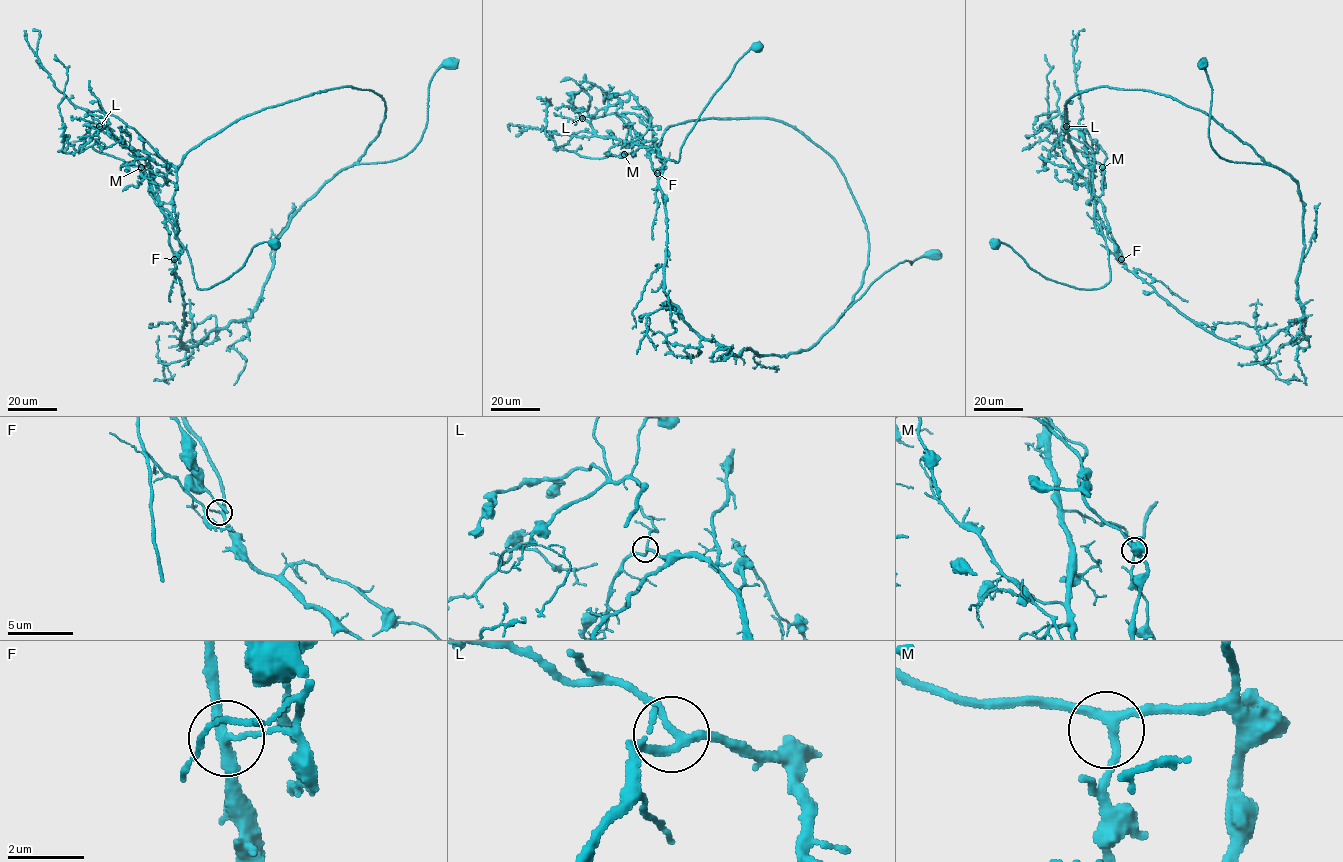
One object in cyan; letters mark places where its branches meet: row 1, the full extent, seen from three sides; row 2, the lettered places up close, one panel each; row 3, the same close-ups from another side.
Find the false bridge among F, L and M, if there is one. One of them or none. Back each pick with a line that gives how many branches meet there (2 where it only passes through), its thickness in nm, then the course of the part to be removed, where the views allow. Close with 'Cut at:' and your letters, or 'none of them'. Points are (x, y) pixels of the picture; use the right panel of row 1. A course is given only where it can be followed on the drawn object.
F: 3 | 200 nm | (1121, 259), (1094, 223), (1106, 155), (1100, 146), (1093, 154), (1076, 149), (1054, 129), (1044, 54)
Cut at: F

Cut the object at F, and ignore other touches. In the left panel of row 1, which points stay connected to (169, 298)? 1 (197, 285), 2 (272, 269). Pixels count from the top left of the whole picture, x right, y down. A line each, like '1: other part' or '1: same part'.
1: other part
2: same part

